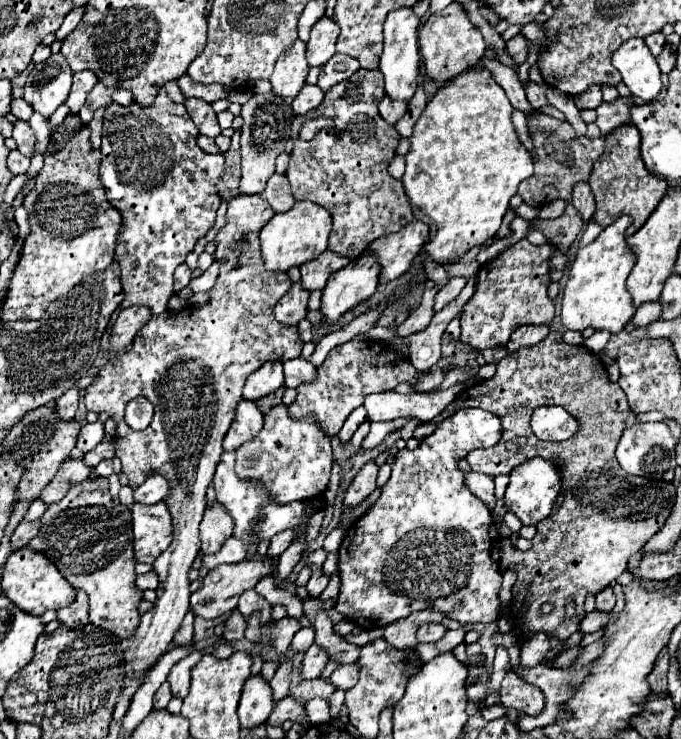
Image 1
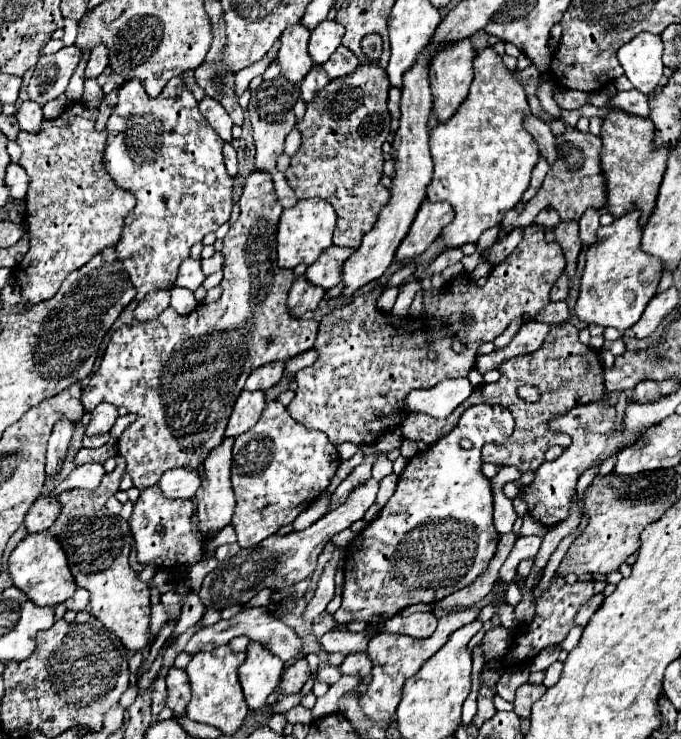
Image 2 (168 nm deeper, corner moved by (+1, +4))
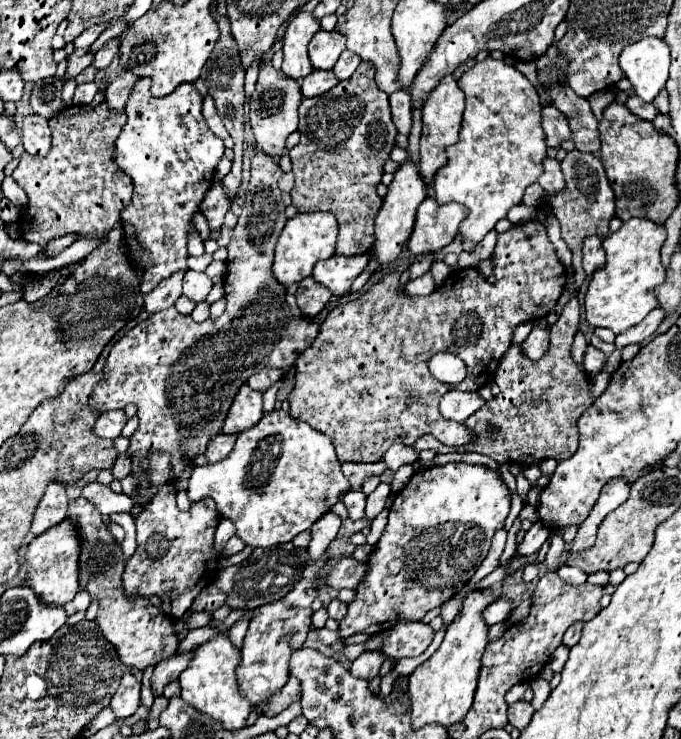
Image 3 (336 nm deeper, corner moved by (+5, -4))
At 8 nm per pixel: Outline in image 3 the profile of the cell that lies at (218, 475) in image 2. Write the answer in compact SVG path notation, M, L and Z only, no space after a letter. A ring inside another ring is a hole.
M218 433L216 437L212 437L212 441L208 443L208 449L206 449L208 463L218 463L224 457L228 457L228 453L234 447L234 441L236 441L236 435L226 435L226 433Z

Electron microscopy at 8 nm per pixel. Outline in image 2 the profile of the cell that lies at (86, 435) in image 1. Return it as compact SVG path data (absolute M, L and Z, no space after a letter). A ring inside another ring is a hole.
M100 403L94 411L92 411L92 419L86 427L86 435L104 435L112 429L114 421L116 421L118 413L116 407L110 403Z

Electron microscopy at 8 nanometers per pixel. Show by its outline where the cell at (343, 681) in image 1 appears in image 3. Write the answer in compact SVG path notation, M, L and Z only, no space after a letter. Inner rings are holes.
M366 651L362 653L350 667L350 673L354 677L362 677L362 679L374 679L384 663L384 653L380 651Z

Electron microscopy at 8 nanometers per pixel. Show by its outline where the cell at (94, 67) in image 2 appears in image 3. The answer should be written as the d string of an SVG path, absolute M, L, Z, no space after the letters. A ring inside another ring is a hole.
M118 37L110 39L108 43L104 43L104 45L98 49L98 53L96 53L92 65L94 65L96 69L106 69L106 67L112 63L112 59L116 57L118 47L120 47L120 39L118 39Z

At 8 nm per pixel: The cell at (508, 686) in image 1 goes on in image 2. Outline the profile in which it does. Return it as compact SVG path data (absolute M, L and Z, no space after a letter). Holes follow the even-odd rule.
M524 683L516 689L516 699L514 699L514 713L518 717L528 719L530 717L530 709L532 705L544 695L546 687L544 685L532 685L532 683Z

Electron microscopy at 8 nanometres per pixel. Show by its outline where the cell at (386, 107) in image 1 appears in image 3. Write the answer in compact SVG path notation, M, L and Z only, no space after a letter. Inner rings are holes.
M396 91L390 95L390 107L392 107L392 119L396 123L398 133L408 135L412 127L412 101L408 91Z

